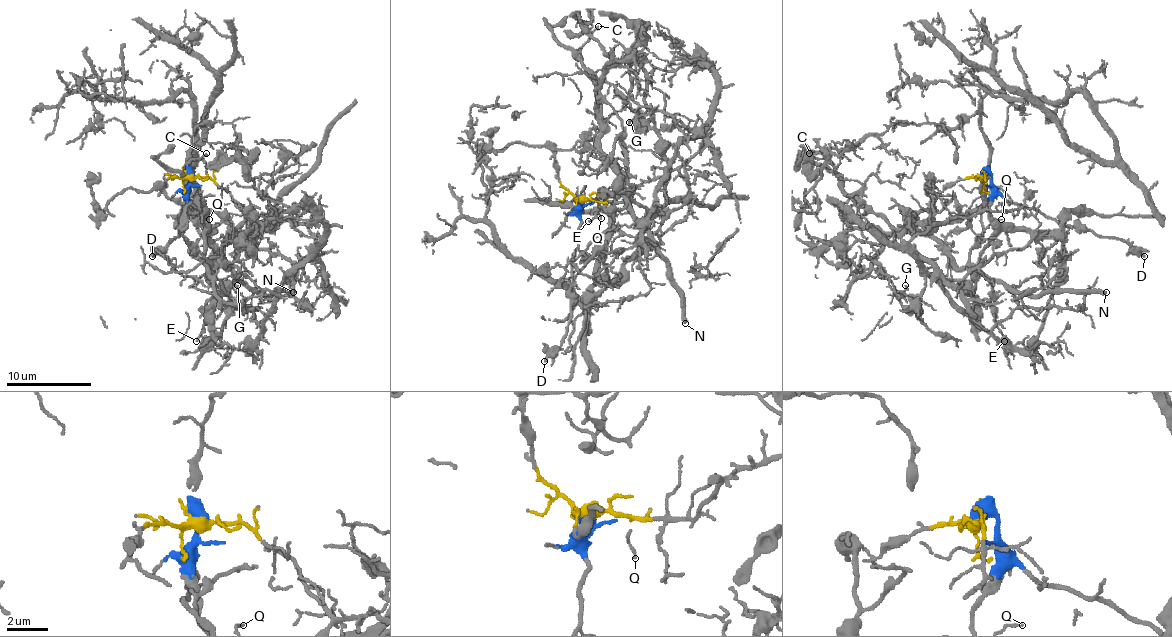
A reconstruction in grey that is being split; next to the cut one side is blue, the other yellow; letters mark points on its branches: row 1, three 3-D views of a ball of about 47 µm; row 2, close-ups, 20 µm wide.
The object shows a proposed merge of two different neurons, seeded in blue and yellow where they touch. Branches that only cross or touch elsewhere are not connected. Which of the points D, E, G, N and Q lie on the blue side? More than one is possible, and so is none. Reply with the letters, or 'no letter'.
D, E, N, Q

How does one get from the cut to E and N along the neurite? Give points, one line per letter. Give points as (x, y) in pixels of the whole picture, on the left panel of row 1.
E: (189, 174), (187, 202), (191, 221), (217, 251), (234, 280), (206, 302), (204, 327), (195, 340)
N: (189, 174), (187, 202), (191, 221), (202, 236), (242, 280), (264, 295), (293, 291)

